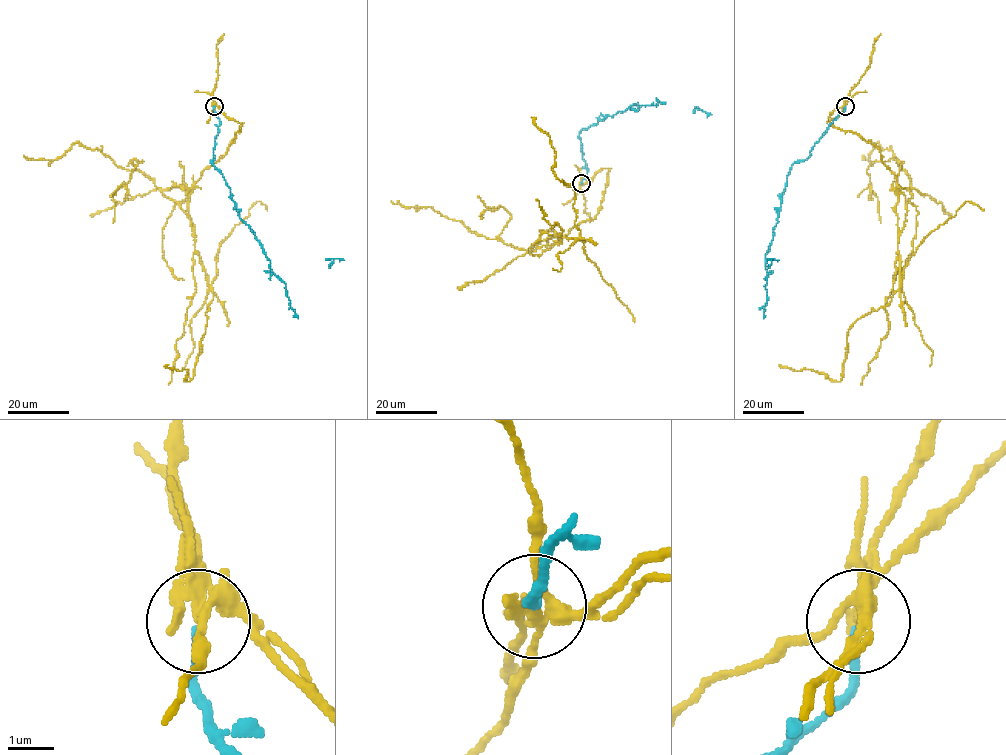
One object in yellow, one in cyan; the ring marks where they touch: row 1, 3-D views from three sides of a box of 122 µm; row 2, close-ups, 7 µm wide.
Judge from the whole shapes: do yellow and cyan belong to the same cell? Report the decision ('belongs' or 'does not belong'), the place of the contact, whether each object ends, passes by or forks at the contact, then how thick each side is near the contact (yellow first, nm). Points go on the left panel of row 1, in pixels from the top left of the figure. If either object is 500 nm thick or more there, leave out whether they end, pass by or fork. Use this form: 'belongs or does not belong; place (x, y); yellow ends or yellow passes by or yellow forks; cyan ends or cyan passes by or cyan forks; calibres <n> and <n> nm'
does not belong; place (214, 106); yellow forks; cyan ends; calibres 190 and 240 nm

